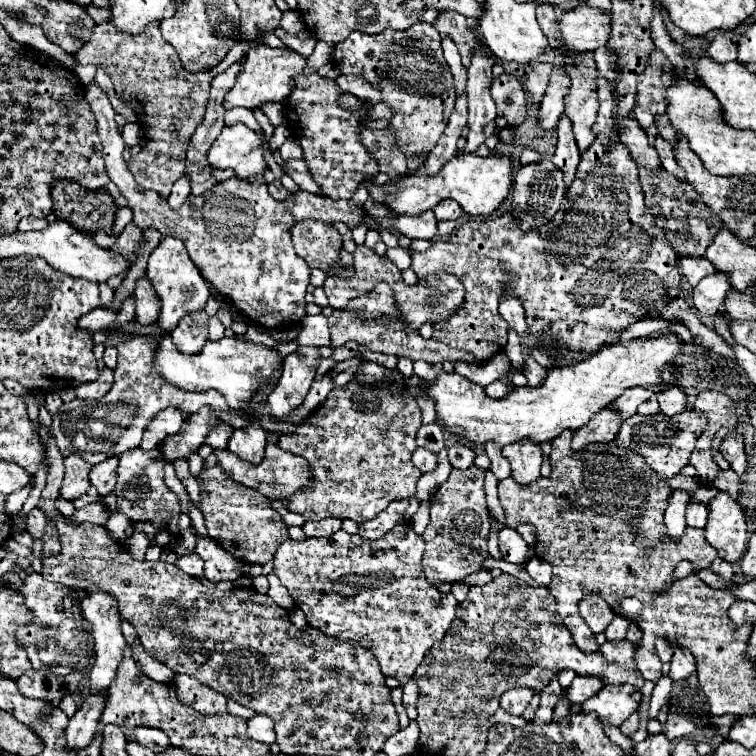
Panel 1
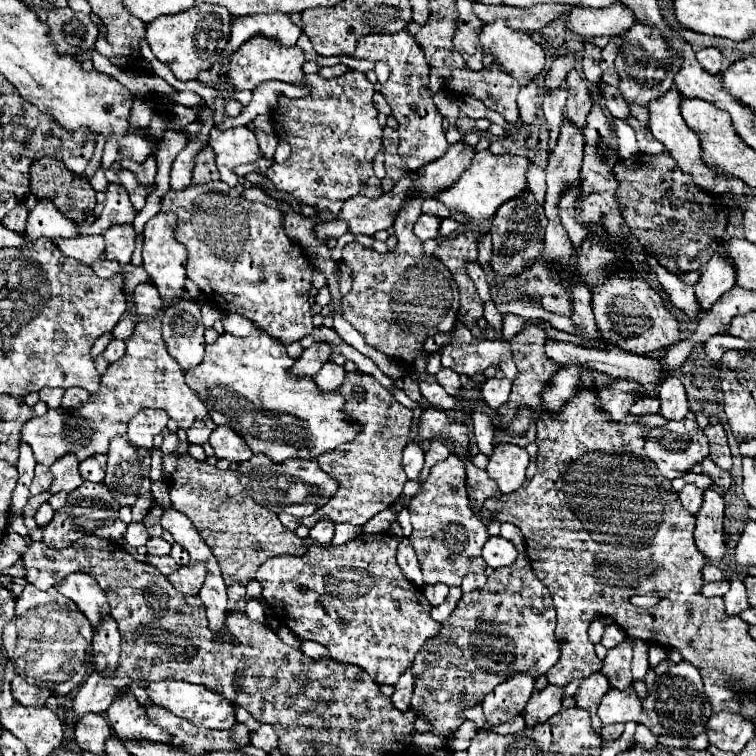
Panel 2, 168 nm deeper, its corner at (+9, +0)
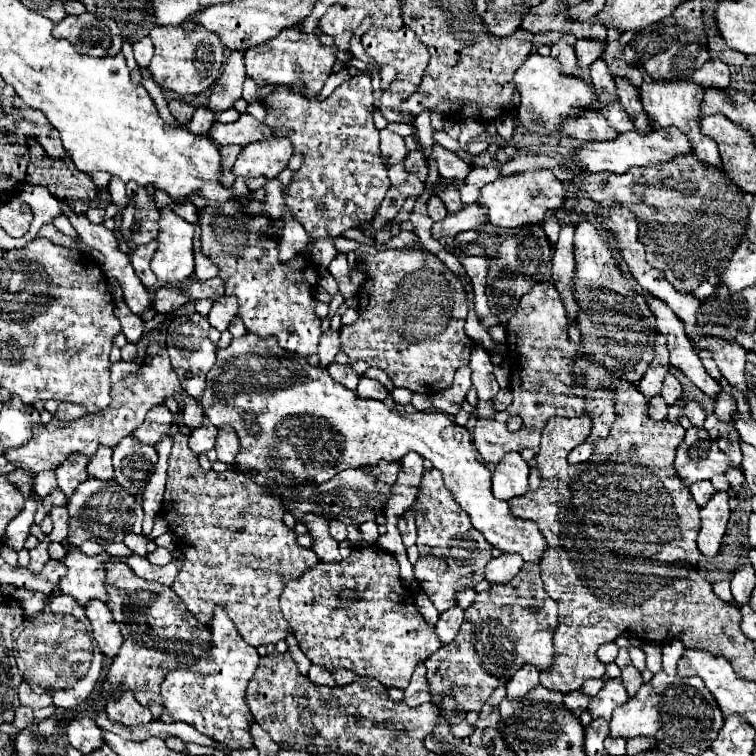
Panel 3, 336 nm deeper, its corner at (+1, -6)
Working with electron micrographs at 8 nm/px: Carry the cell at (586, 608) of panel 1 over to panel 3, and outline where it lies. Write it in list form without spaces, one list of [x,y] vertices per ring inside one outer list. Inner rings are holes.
[[[615,642],[603,644],[603,646],[597,650],[597,658],[599,658],[599,662],[603,662],[603,664],[611,664],[611,662],[615,662],[615,658],[617,658],[617,650],[619,650],[619,646],[617,646]]]

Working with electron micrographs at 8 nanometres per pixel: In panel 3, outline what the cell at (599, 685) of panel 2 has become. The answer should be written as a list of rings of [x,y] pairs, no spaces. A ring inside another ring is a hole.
[[[615,678],[615,680],[607,680],[605,686],[601,688],[601,692],[591,700],[591,706],[589,706],[589,714],[595,718],[605,718],[609,720],[613,710],[617,706],[621,706],[623,702],[627,702],[627,692],[625,692],[625,684],[621,678]]]

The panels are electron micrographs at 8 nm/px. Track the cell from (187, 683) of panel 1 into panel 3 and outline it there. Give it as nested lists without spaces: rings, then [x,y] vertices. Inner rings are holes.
[[[217,606],[211,624],[211,650],[203,652],[199,656],[199,662],[189,668],[171,670],[161,684],[161,696],[165,704],[161,720],[185,722],[197,732],[225,744],[231,750],[251,748],[253,738],[249,734],[249,728],[253,724],[253,716],[245,702],[245,690],[247,682],[253,678],[257,664],[257,648],[247,646],[239,638],[235,626],[231,626],[231,620],[227,620],[227,614],[223,614],[223,608]]]

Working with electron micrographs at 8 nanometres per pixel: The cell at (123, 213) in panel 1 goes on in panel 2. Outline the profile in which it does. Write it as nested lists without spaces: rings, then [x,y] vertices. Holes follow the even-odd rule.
[[[39,200],[39,204],[29,212],[29,224],[25,232],[31,236],[31,240],[37,240],[37,238],[55,240],[55,238],[81,236],[77,232],[75,222],[63,218],[61,212],[55,210],[49,200]]]

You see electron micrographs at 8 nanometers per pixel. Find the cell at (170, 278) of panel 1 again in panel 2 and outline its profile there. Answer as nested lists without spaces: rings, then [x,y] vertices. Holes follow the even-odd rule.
[[[159,212],[153,216],[143,230],[143,268],[149,274],[149,280],[155,284],[155,288],[161,294],[161,300],[165,304],[177,304],[181,302],[181,294],[185,292],[185,264],[187,264],[187,252],[181,248],[179,242],[175,242],[175,216]]]

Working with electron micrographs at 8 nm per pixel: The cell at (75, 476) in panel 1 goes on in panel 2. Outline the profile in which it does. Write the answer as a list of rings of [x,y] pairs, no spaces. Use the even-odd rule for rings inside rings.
[[[69,454],[51,464],[51,472],[53,472],[53,484],[49,488],[51,494],[57,494],[61,490],[73,492],[83,482],[83,478],[79,476],[79,460]]]

